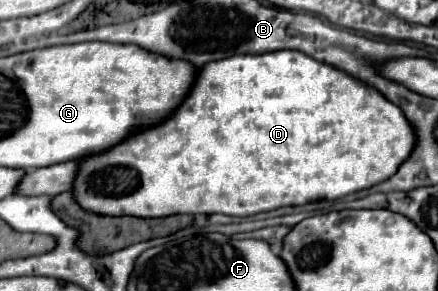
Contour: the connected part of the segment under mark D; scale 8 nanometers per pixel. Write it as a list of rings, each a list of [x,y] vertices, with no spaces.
[[[297,50],[243,54],[243,56],[209,62],[209,66],[201,68],[195,80],[195,86],[189,92],[189,98],[185,98],[185,102],[175,110],[175,114],[169,120],[161,122],[161,126],[137,132],[103,154],[79,160],[81,170],[77,174],[73,194],[81,204],[81,208],[95,214],[109,214],[109,216],[127,214],[127,216],[139,216],[139,218],[161,218],[171,214],[215,214],[215,212],[231,214],[231,216],[251,216],[251,214],[275,210],[281,206],[303,206],[307,202],[317,202],[317,200],[337,200],[347,194],[367,190],[377,182],[385,182],[387,178],[391,178],[399,170],[401,162],[405,162],[405,158],[413,154],[415,146],[417,146],[417,134],[411,122],[405,118],[403,110],[393,102],[389,102],[385,96],[381,96],[381,92],[377,92],[373,86],[357,78],[351,78],[351,74],[345,74],[335,66],[321,64],[315,58],[309,58],[307,54],[301,54]]]

